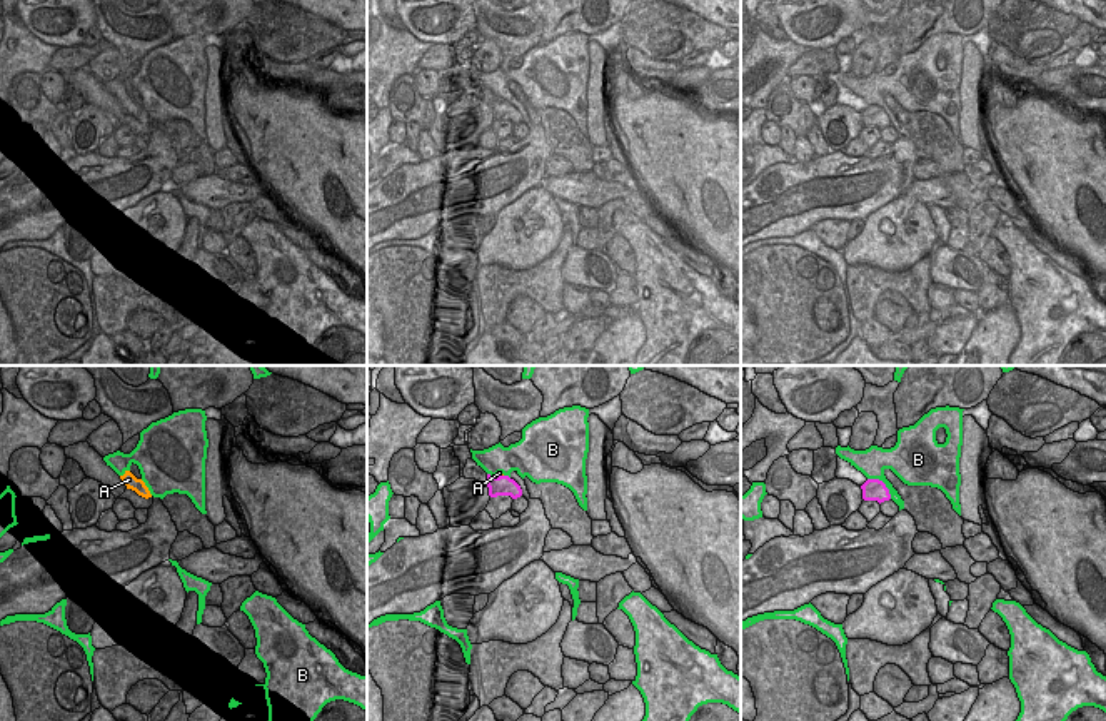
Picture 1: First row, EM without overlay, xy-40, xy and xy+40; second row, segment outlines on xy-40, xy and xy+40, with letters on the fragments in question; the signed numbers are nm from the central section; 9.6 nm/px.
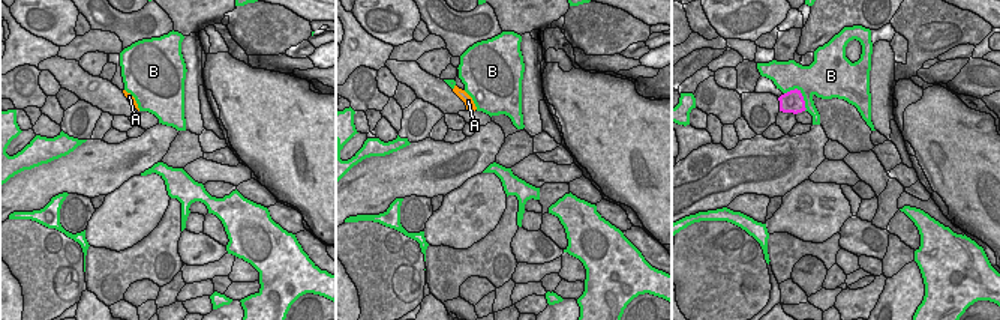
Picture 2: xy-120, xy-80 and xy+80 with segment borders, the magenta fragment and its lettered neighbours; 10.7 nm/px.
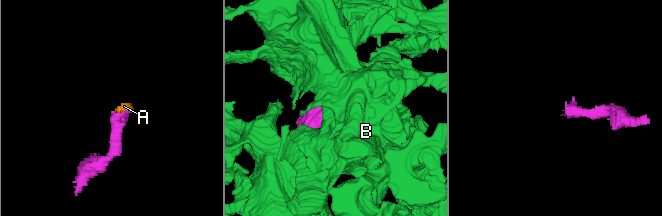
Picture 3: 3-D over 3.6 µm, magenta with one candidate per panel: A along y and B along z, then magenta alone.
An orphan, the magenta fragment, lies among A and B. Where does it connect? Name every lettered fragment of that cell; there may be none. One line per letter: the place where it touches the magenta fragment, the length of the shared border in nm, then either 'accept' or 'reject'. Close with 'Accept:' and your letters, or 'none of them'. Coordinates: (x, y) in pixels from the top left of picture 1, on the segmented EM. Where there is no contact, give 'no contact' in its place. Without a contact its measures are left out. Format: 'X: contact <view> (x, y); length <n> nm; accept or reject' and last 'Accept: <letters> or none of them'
A: contact xy (499, 476); length 110 nm; reject
B: contact xy+40 (883, 483); length 320 nm; reject
Accept: none of them

